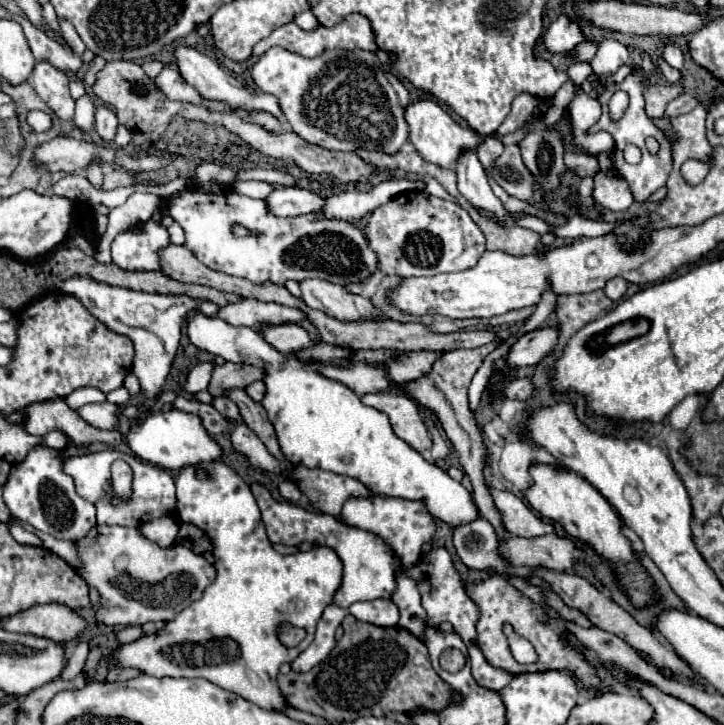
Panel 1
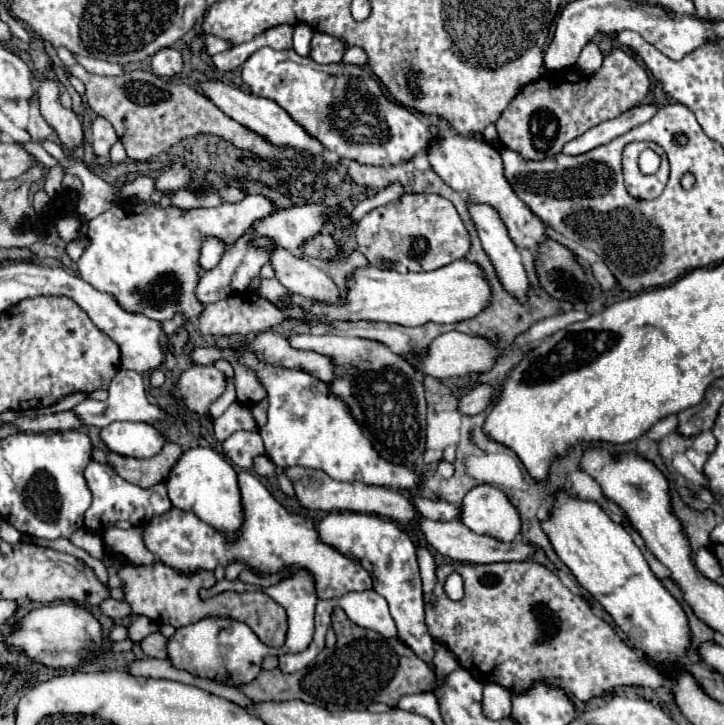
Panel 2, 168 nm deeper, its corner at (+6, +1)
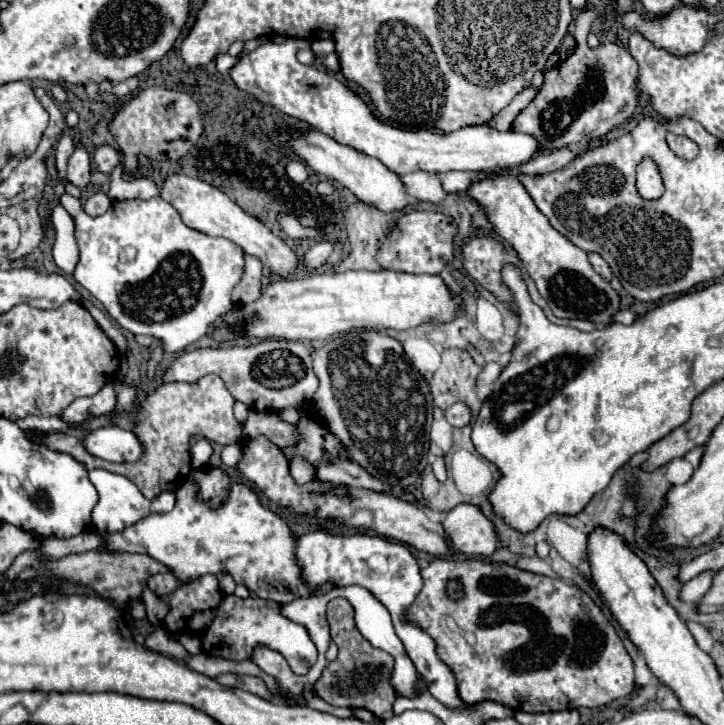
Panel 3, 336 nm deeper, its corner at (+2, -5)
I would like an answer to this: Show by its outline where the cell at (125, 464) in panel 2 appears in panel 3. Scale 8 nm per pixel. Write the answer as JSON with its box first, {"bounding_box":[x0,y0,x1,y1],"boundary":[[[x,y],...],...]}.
{"bounding_box":[36,374,242,498],"boundary":[[[208,374],[208,376],[200,378],[198,382],[162,384],[152,394],[148,394],[146,400],[138,406],[136,424],[134,424],[132,432],[142,442],[144,452],[136,462],[114,464],[114,462],[106,462],[102,458],[92,458],[88,452],[84,452],[78,438],[66,434],[66,432],[52,432],[52,434],[46,434],[44,438],[36,438],[36,442],[46,444],[50,450],[70,454],[80,464],[84,464],[86,470],[104,468],[108,472],[122,474],[128,480],[132,480],[146,498],[154,498],[166,490],[174,492],[186,482],[186,478],[190,474],[190,452],[188,452],[190,436],[204,436],[210,442],[218,442],[222,446],[240,442],[242,424],[234,418],[232,406],[234,406],[234,398],[232,398],[232,394],[228,394],[228,388],[224,386],[224,382],[220,382],[220,378],[216,378],[216,374]]]}

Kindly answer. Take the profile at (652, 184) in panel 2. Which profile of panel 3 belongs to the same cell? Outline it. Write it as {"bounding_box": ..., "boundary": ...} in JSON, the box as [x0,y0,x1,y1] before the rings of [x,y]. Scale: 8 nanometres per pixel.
{"bounding_box":[636,160,664,198],"boundary":[[[648,160],[640,162],[636,186],[638,186],[638,192],[642,198],[658,198],[662,194],[664,188],[662,188],[658,170],[656,170],[656,166],[652,166],[652,162],[648,162]]]}

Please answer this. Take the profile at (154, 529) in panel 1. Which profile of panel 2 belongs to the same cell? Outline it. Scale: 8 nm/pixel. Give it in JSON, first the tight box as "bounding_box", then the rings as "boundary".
{"bounding_box":[102,526,156,564],"boundary":[[[132,526],[132,528],[110,528],[102,534],[104,544],[116,548],[116,552],[128,556],[134,564],[152,564],[156,556],[146,548],[144,544],[144,530],[142,526]]]}

